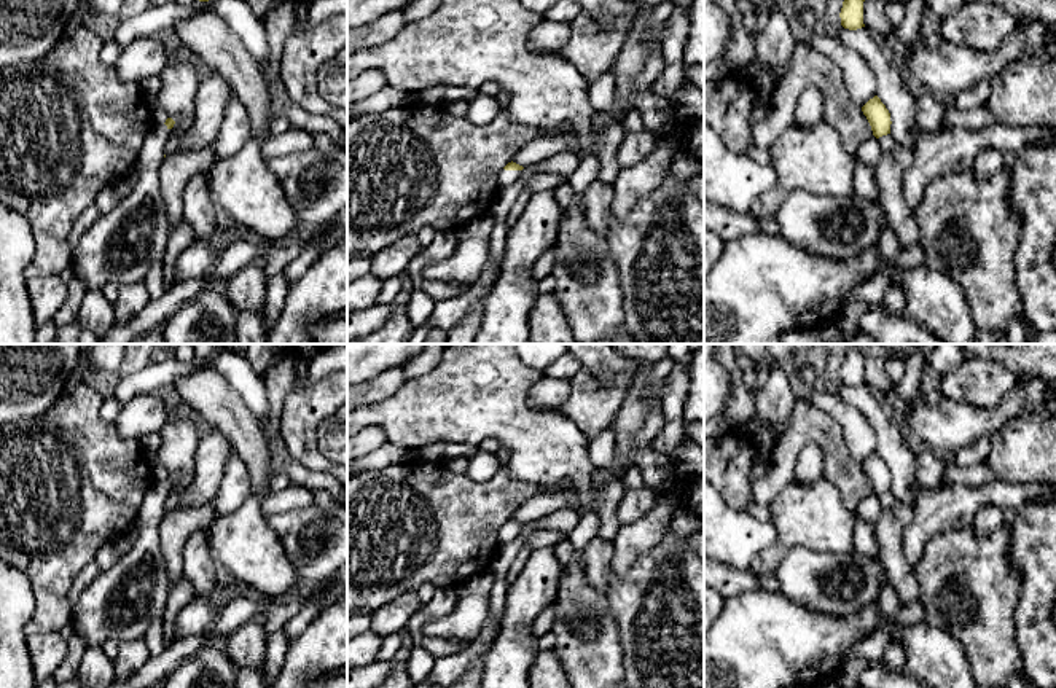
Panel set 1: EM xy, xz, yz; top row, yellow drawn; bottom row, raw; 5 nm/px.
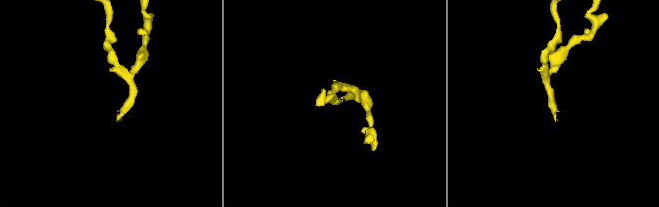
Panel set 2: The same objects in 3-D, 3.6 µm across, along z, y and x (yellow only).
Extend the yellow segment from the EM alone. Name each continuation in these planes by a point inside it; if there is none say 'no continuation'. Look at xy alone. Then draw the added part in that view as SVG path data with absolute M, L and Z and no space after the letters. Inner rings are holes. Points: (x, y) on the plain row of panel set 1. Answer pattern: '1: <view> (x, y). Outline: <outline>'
1: xy (120, 604). Outline: M164 479L151 484L134 522L134 545L73 604L72 626L86 647L140 639L153 620L164 616L172 583L159 546L159 524L170 492Z

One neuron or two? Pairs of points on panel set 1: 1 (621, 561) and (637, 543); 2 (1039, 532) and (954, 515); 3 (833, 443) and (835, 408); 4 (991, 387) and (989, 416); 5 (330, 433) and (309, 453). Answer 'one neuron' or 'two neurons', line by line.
1: one neuron
2: two neurons
3: two neurons
4: two neurons
5: two neurons

